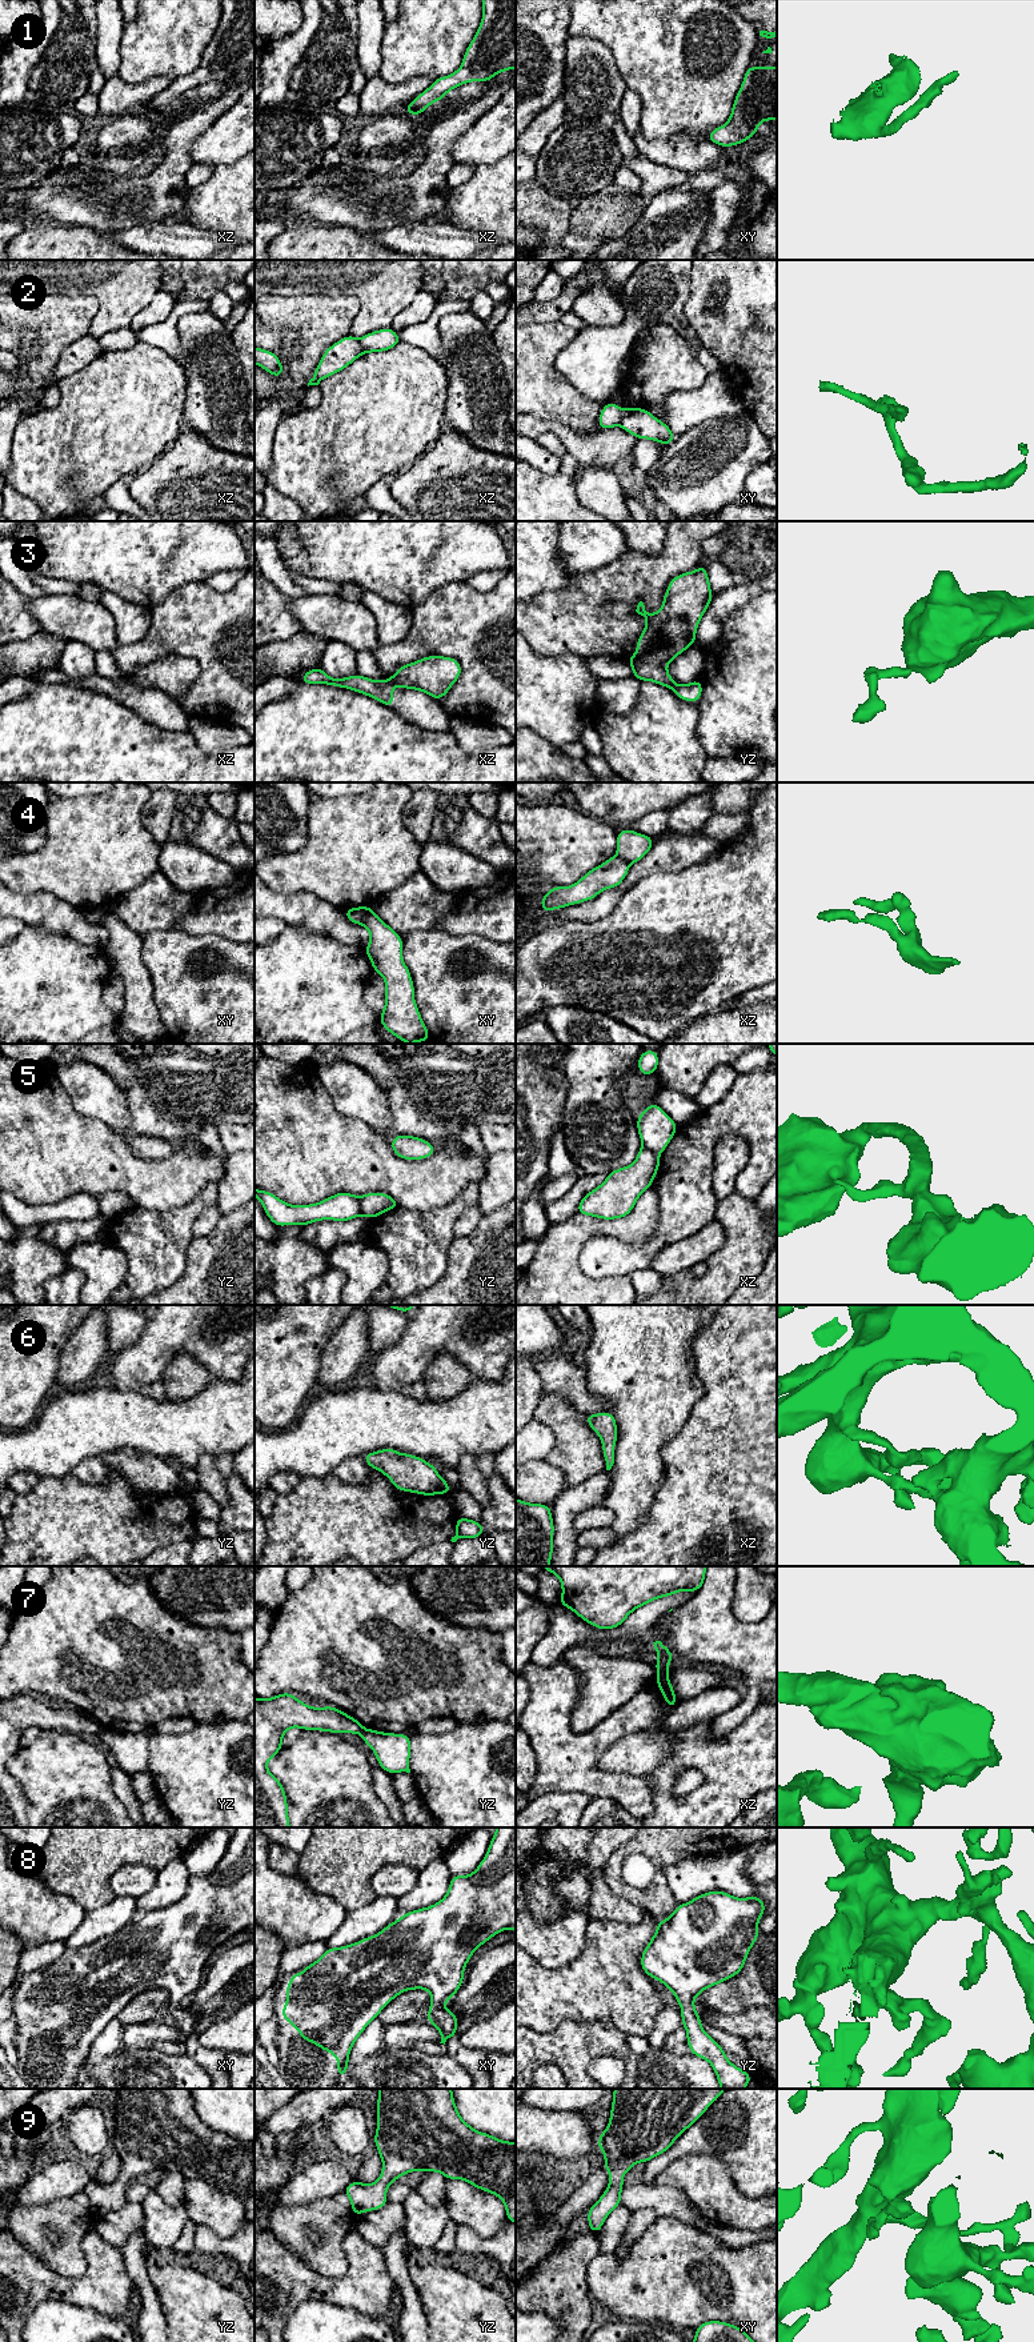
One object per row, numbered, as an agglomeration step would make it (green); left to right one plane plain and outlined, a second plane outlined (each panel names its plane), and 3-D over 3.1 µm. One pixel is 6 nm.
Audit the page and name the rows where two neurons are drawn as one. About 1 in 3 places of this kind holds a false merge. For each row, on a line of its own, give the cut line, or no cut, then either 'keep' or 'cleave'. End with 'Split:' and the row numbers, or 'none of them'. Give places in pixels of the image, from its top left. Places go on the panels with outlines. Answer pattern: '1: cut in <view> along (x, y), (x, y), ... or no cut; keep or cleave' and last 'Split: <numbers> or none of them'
1: no cut; keep
2: cut in xy along (624, 411), (618, 424); cleave
3: cut in xz along (388, 679), (393, 683); cleave
4: cut in xy along (365, 907), (361, 924); cleave
5: cut in yz along (361, 1197), (360, 1213); cleave
6: no cut; keep
7: cut in xz along (666, 1672), (658, 1674); cleave
8: no cut; keep
9: no cut; keep
Split: 2, 3, 4, 5, 7

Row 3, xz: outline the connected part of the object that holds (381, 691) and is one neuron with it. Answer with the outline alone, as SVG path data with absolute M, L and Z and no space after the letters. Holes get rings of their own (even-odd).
M318 666L305 672L300 681L304 684L325 684L352 689L382 702L388 708L393 708L393 682L389 678L374 681L357 673L345 678L333 678Z

